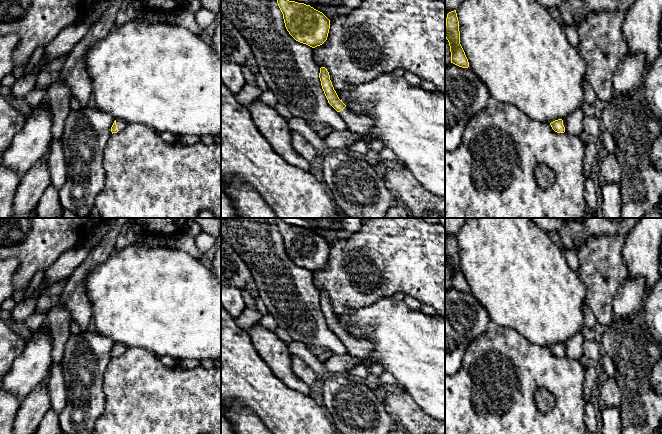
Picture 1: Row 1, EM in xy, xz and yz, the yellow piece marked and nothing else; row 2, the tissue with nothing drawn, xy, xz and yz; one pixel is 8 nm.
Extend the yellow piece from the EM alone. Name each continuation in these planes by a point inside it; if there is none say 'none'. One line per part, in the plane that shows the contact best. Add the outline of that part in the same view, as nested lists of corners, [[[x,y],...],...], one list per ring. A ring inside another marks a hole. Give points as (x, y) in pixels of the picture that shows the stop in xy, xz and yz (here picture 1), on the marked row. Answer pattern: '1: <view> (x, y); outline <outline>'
1: xy (121, 124); outline [[[116,119],[116,125],[118,128],[118,132],[122,131],[126,126],[127,126],[127,122],[121,120],[121,119]]]

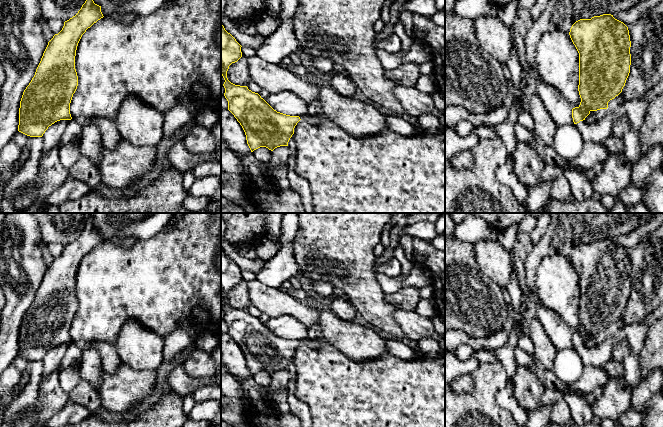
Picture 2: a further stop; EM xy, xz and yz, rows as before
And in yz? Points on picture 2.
none

